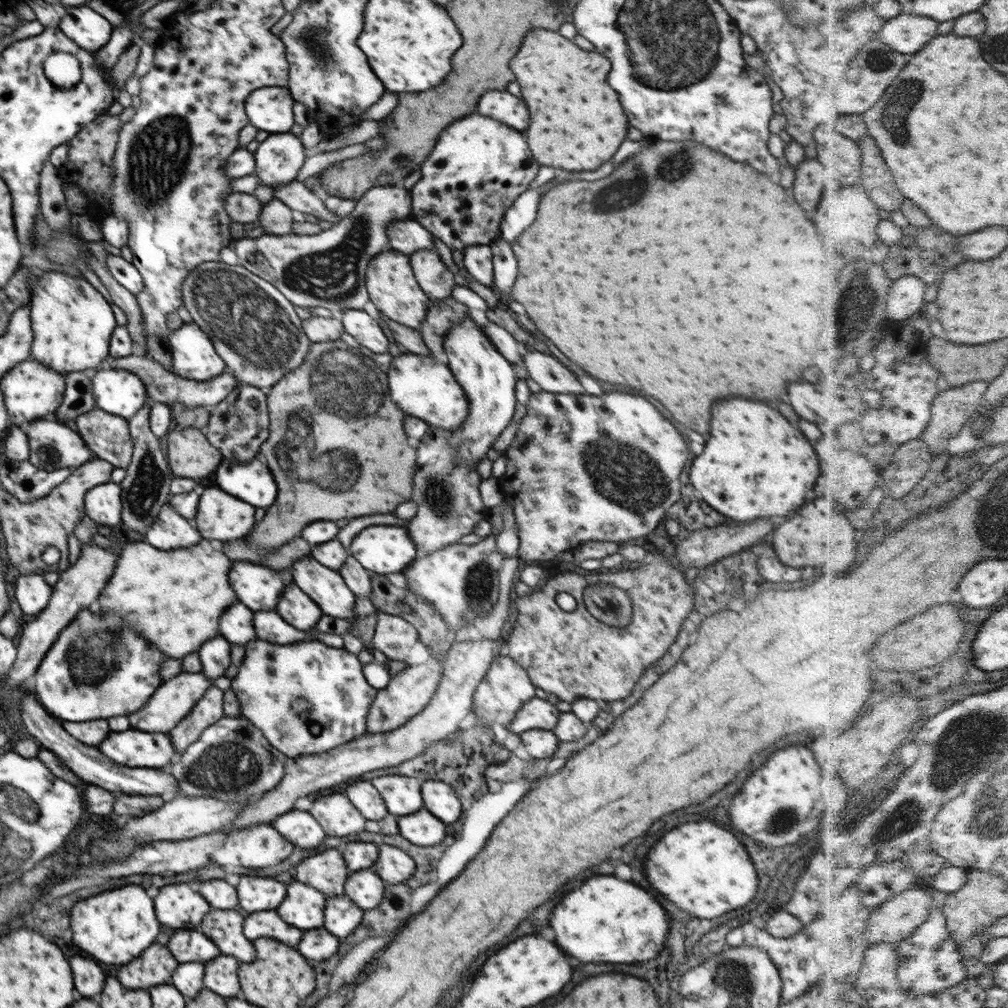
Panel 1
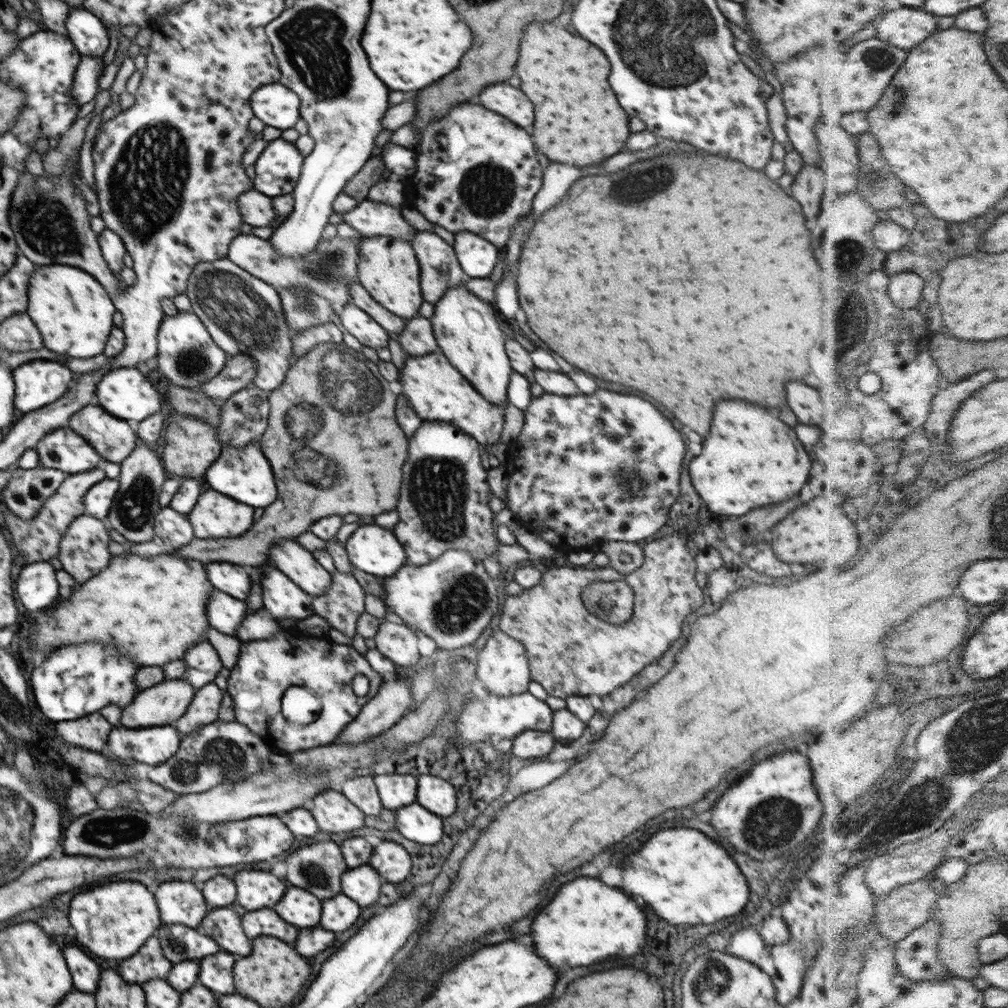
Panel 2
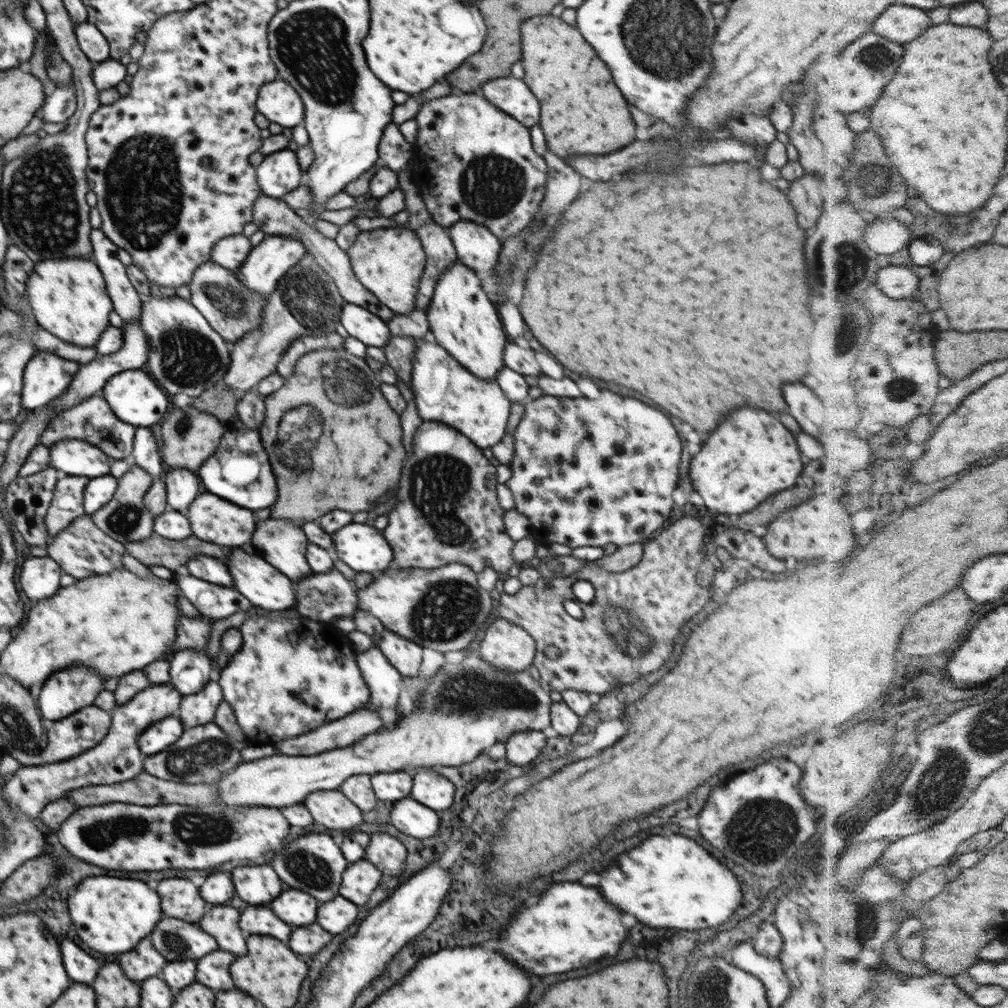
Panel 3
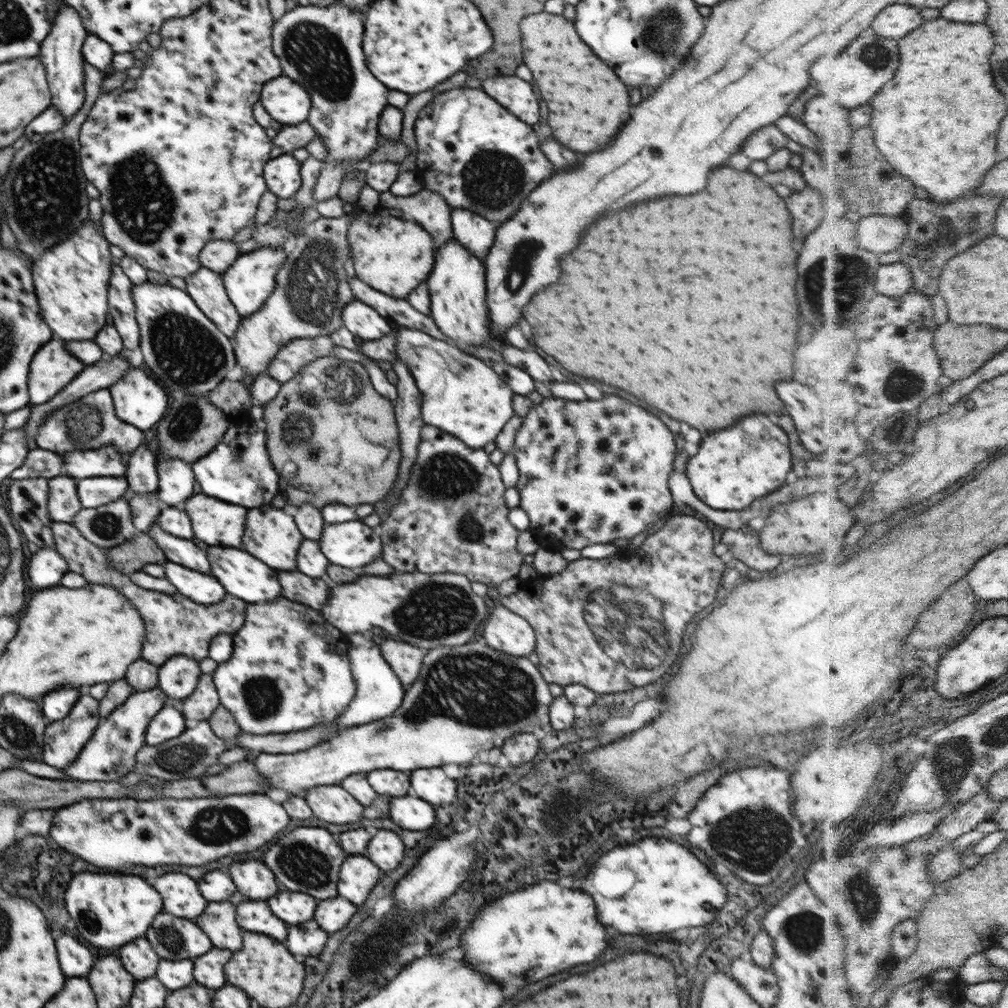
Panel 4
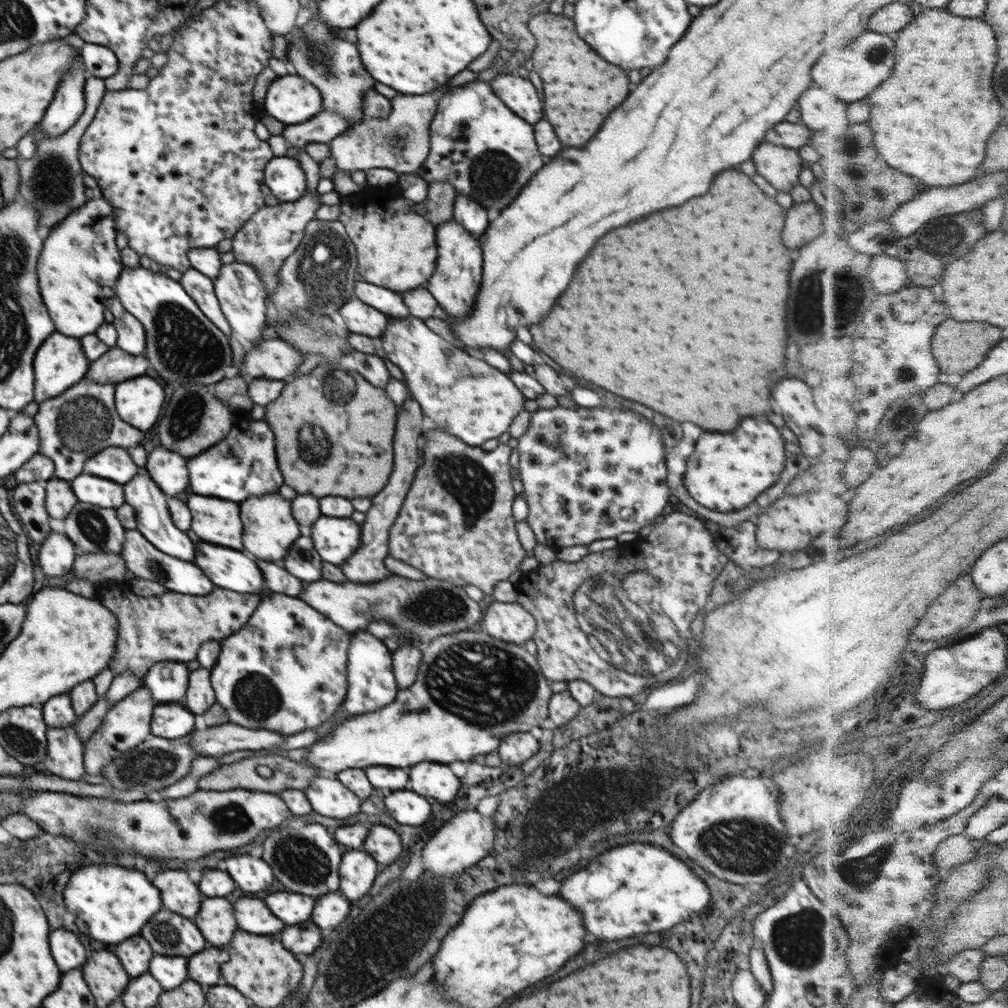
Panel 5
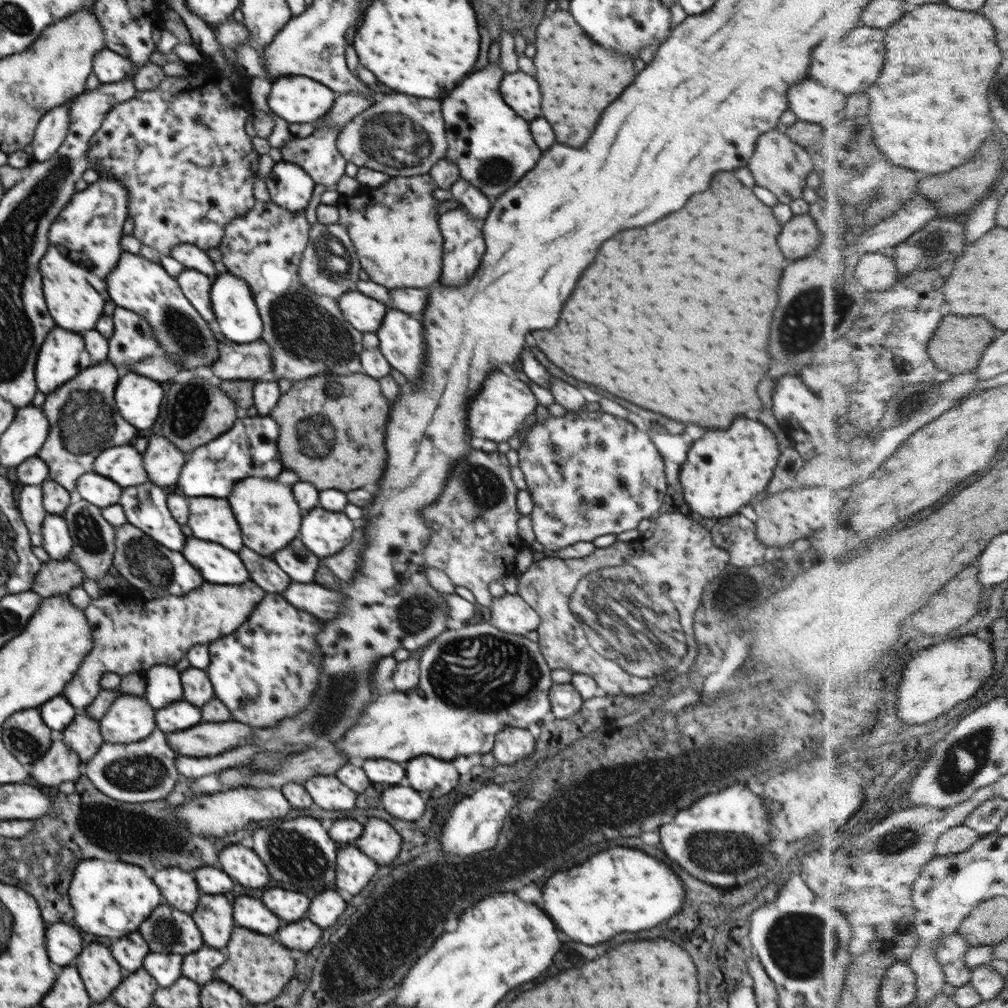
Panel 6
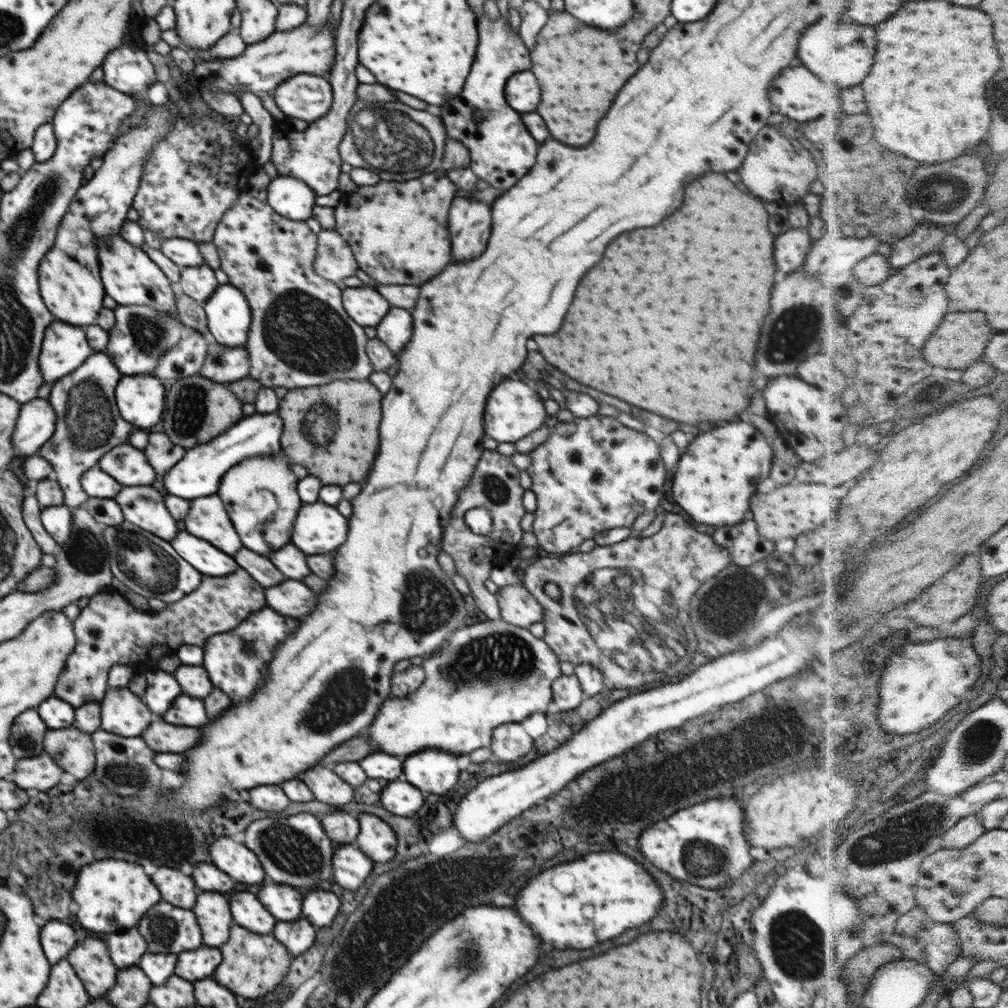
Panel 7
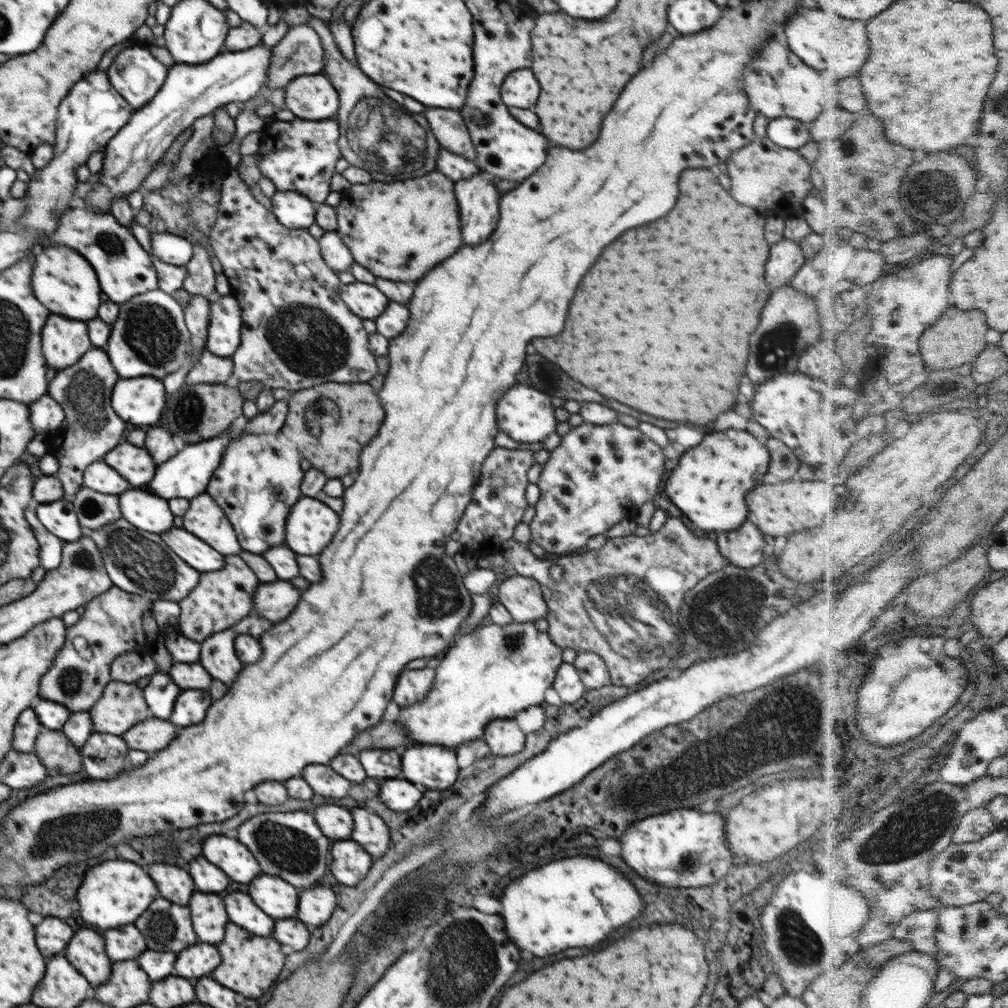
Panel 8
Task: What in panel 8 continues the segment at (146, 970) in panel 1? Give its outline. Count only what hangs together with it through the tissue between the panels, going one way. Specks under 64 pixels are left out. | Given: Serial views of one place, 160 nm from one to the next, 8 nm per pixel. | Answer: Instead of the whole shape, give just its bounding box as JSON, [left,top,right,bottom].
[104,924,146,962]

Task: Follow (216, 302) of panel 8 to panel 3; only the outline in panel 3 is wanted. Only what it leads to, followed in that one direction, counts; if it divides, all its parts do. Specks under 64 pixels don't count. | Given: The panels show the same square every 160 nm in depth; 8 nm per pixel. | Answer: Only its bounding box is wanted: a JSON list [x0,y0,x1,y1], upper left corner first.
[235,235,308,298]

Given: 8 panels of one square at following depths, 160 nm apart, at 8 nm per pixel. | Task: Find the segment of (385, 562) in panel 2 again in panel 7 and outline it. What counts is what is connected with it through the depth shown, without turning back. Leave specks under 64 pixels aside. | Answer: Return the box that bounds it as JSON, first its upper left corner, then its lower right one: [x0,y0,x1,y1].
[292,502,348,555]

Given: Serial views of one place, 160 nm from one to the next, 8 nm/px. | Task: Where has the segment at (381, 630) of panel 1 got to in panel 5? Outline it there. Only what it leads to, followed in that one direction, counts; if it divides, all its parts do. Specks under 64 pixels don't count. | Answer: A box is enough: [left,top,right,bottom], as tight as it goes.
[391,643,422,689]

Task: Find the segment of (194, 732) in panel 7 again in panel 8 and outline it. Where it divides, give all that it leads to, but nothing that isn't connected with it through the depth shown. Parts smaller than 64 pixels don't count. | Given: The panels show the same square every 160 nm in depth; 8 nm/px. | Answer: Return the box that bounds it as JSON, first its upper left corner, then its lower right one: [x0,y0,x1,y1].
[122,716,176,753]

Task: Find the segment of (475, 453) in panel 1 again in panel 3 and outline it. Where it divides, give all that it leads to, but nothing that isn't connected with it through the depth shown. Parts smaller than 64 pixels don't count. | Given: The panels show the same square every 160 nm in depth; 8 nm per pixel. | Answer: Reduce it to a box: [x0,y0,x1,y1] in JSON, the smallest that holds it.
[426,259,509,380]

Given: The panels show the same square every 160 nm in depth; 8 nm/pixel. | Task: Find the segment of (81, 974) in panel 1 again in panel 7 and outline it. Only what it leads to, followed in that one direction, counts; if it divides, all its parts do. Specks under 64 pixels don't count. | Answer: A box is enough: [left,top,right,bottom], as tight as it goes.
[40,920,76,964]

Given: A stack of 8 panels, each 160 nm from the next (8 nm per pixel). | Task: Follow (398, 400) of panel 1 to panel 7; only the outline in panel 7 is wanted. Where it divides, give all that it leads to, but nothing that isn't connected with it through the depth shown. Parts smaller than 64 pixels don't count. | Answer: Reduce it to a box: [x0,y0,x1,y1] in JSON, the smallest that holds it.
[375,307,548,442]

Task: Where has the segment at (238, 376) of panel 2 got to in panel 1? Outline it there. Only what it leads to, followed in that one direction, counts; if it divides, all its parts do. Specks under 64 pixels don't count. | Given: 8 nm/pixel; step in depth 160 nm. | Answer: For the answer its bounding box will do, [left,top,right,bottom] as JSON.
[104,355,240,408]

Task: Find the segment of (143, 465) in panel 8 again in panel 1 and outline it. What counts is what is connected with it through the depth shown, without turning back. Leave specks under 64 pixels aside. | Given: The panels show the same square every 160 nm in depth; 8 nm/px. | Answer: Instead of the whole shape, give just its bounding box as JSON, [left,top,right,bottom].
[27,418,94,472]

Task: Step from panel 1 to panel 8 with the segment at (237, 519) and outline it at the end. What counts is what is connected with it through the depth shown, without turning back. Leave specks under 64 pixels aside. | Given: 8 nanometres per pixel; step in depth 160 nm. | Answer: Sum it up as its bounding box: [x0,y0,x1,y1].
[184,494,242,556]

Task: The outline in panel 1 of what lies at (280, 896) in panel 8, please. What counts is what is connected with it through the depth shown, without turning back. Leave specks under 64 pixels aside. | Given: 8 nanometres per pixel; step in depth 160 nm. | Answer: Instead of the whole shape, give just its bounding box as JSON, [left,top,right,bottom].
[278,882,327,930]

